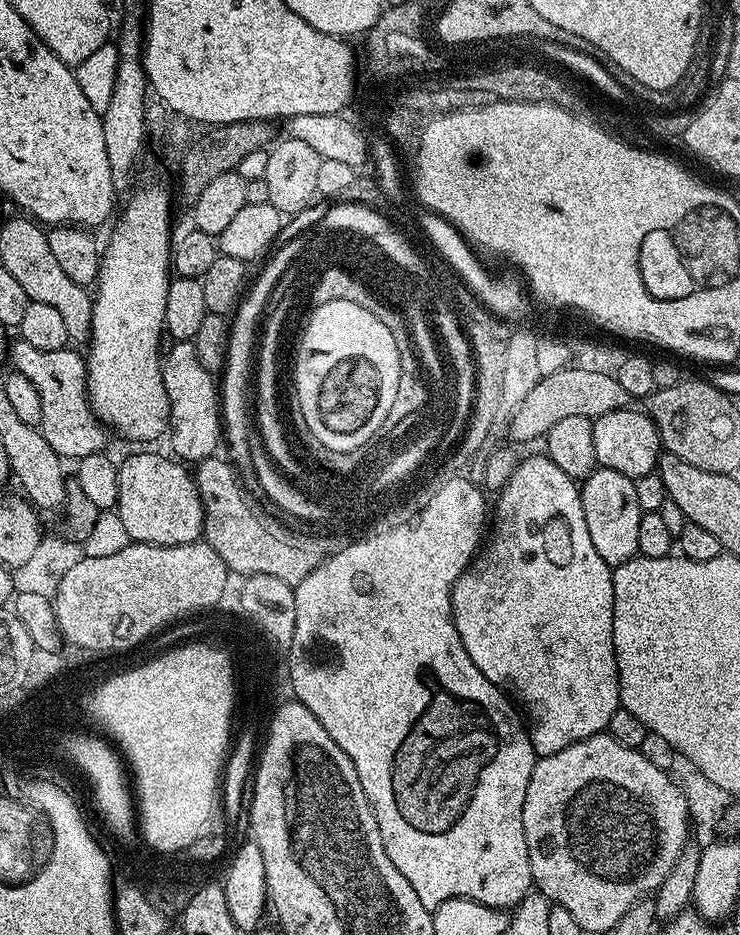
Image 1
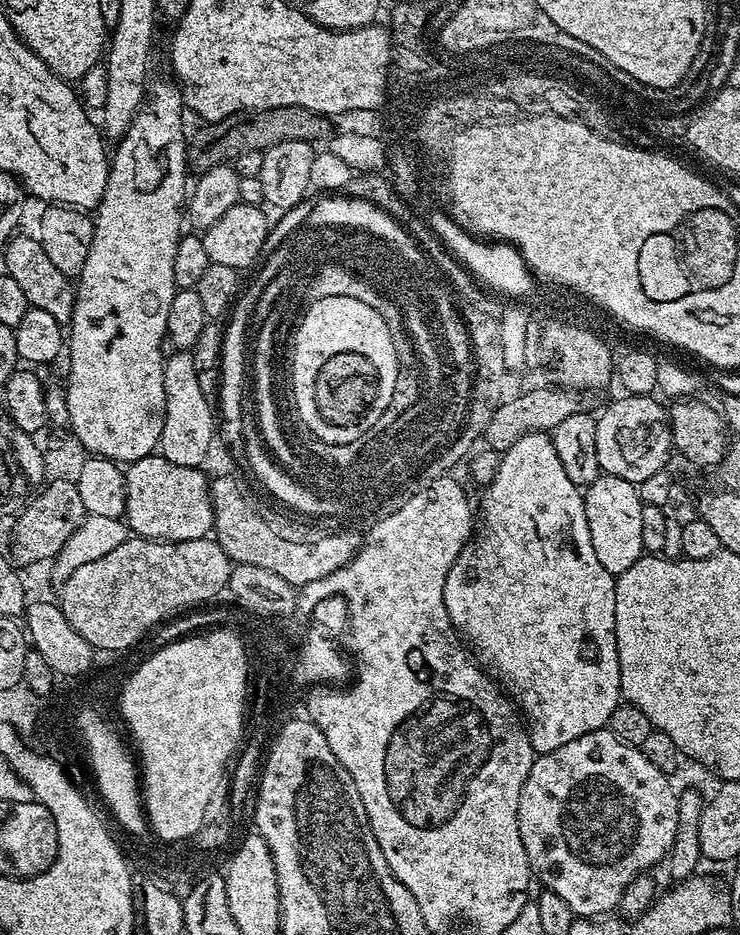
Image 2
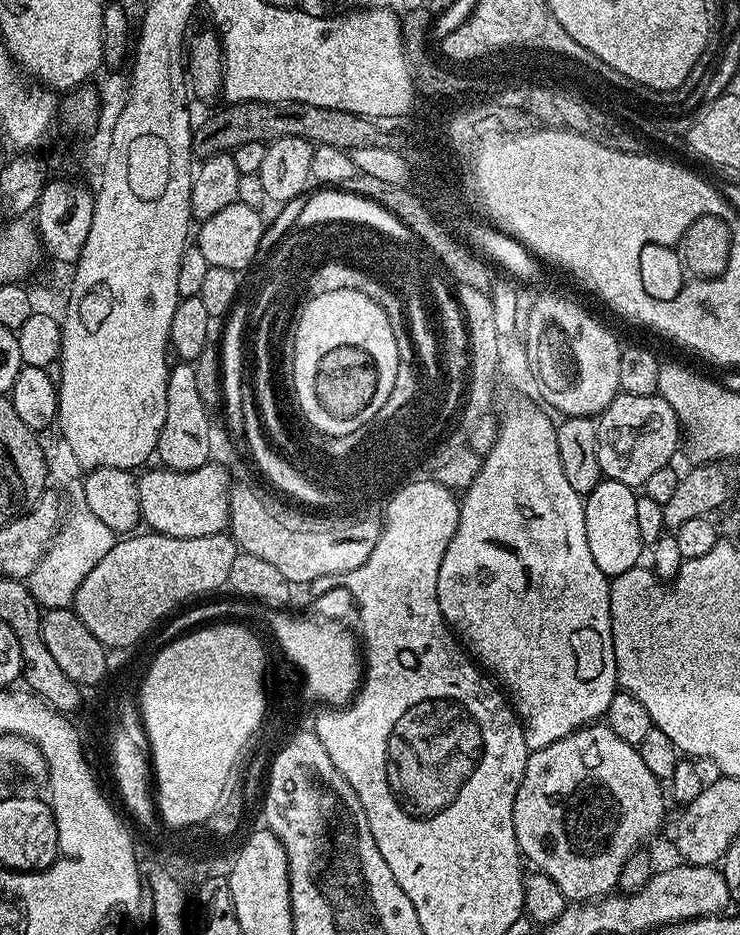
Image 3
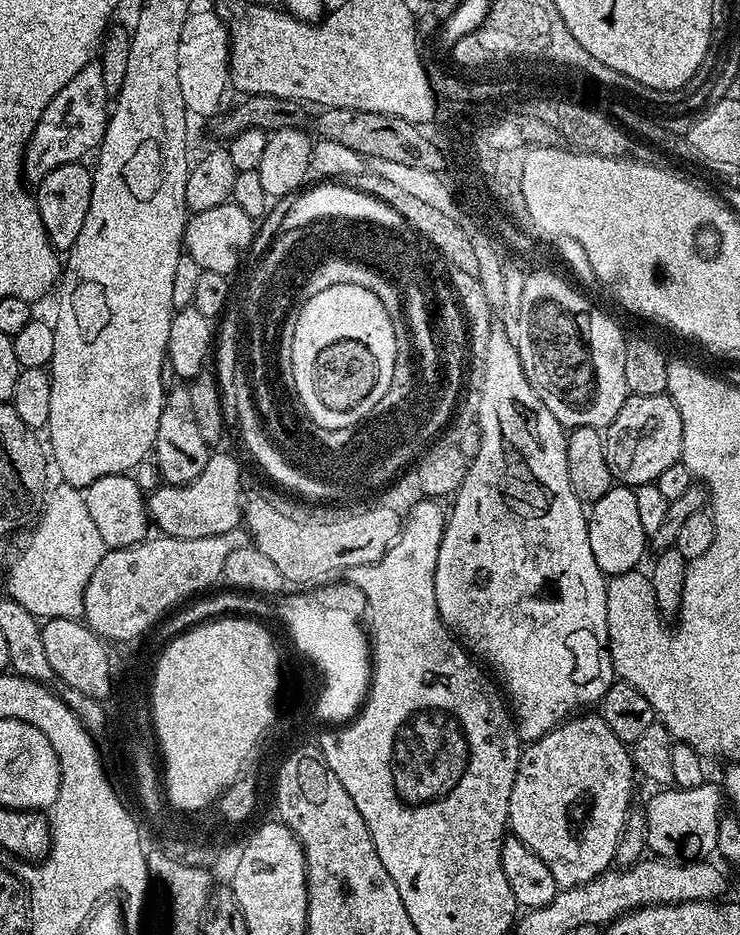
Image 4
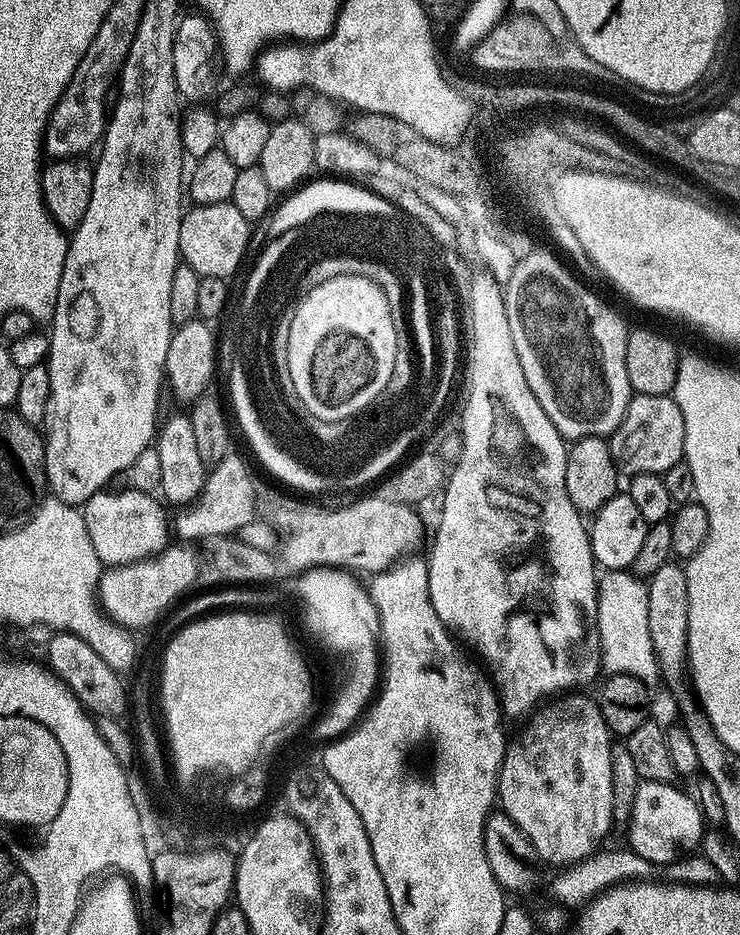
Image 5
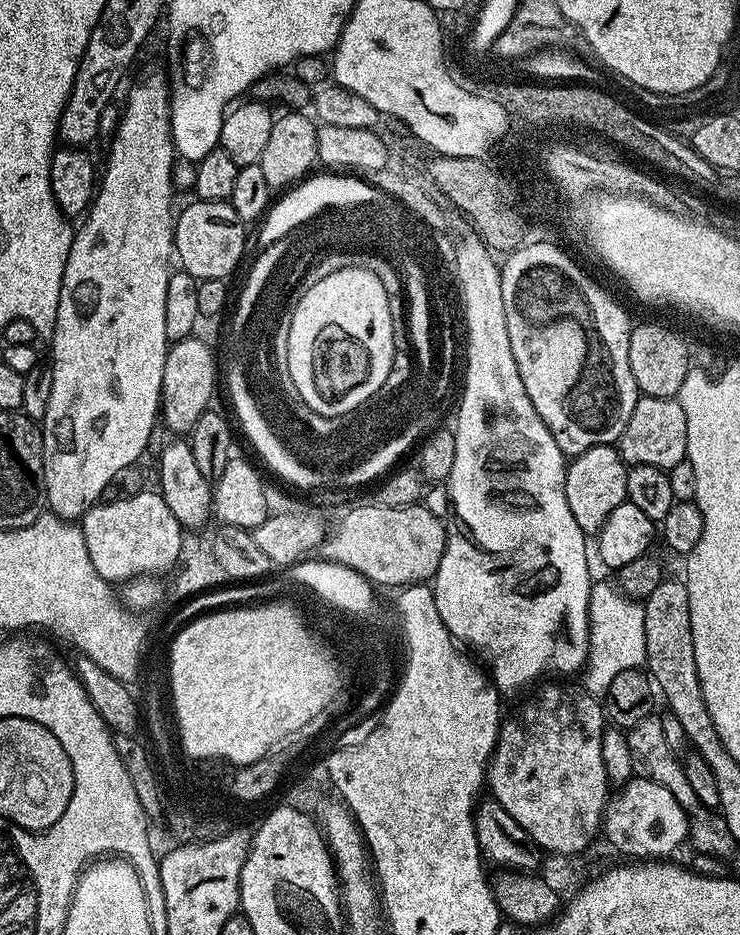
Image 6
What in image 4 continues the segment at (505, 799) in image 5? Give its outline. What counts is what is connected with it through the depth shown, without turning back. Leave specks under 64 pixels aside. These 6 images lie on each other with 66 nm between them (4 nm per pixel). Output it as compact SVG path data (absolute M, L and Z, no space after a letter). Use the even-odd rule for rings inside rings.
M580 714L557 724L521 751L514 786L510 790L508 828L511 835L524 843L550 868L550 874L561 889L576 888L613 867L615 848L629 809L634 804L634 765L629 749L618 738L614 738L614 730L606 726L599 714L584 715L588 714Z

